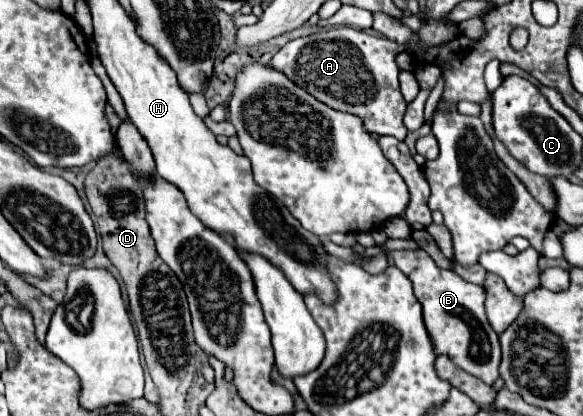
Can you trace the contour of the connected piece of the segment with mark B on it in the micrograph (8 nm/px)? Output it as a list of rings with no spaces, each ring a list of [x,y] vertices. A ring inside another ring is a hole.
[[[393,250],[387,256],[413,282],[413,292],[423,306],[425,326],[435,344],[435,352],[451,356],[459,368],[492,385],[499,374],[501,346],[497,332],[485,316],[485,288],[463,280],[453,270],[439,268],[425,250]]]

